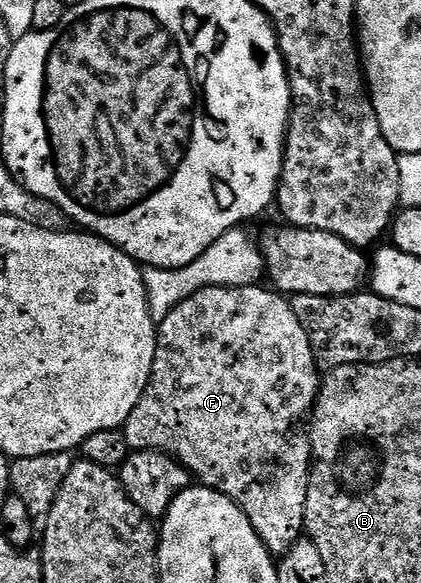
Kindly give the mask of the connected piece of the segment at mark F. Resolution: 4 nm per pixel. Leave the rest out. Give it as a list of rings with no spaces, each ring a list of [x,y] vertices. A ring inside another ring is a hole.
[[[254,284],[243,285],[237,289],[222,287],[203,289],[178,303],[178,307],[174,307],[174,311],[170,311],[170,315],[166,315],[166,319],[159,322],[156,331],[154,367],[150,371],[146,391],[142,391],[138,407],[130,411],[122,432],[129,450],[156,449],[160,453],[169,453],[188,468],[188,472],[201,486],[216,489],[230,498],[250,519],[250,527],[254,527],[258,539],[262,539],[269,553],[283,555],[286,551],[290,551],[290,547],[294,547],[296,541],[305,536],[306,491],[308,475],[312,471],[312,438],[308,424],[316,407],[316,394],[320,392],[322,377],[316,367],[310,339],[306,339],[306,331],[302,331],[302,323],[298,323],[298,315],[294,315],[291,300],[271,288],[260,288],[259,284]]]

